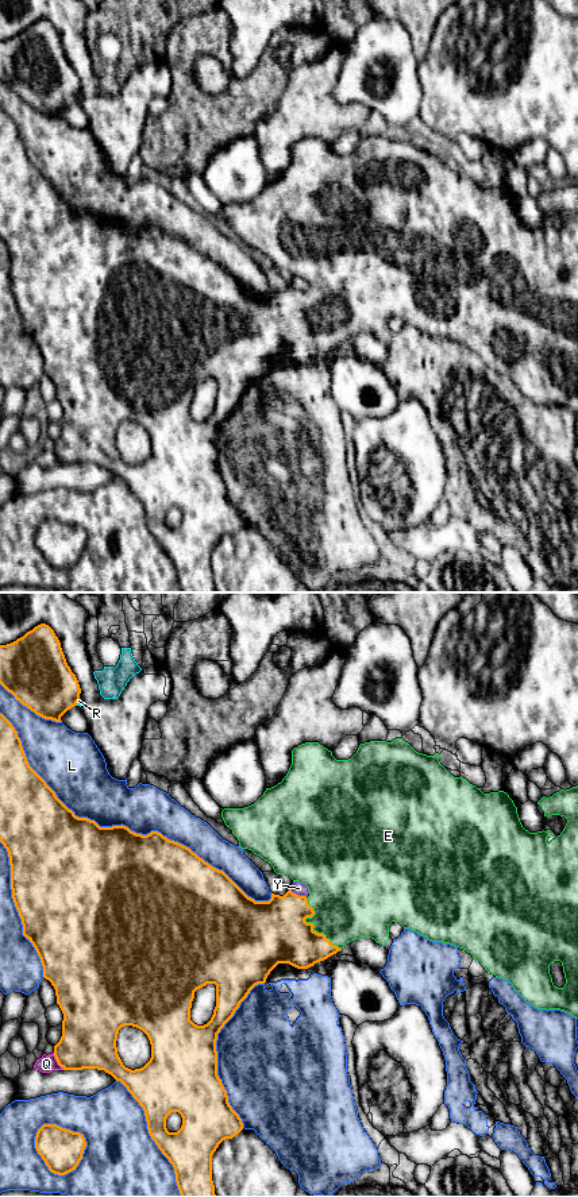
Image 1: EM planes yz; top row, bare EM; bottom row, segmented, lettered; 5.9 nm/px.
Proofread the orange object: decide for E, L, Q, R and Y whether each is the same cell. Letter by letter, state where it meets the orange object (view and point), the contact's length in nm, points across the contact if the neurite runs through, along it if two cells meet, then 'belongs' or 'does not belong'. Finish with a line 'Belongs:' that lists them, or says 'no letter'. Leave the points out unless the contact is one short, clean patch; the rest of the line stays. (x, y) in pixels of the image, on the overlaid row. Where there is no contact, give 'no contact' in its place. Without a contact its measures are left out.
E: yz (312, 925) | 380 nm | across yz (274, 931), (307, 930), (312, 925), (322, 925), (349, 904) | belongs
L: yz (122, 825) | 1950 nm | does not belong
Q: yz (57, 1061) | 120 nm | does not belong
R: yz (77, 701) | 40 nm | does not belong
Y: yz (297, 895) | 120 nm | along yz (289, 888), (305, 896) | does not belong
Belongs: E

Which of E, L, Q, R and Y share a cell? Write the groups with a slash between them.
E / L / Q / R / Y

